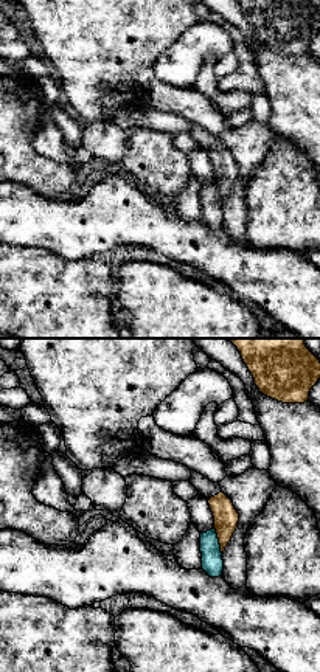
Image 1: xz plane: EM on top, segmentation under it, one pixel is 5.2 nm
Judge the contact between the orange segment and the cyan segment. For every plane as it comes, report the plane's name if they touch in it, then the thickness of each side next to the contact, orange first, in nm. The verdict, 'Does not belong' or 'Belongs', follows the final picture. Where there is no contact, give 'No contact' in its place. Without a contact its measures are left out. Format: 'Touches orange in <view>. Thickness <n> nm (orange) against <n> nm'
Touches orange in xz. Thickness 130 nm (orange) against 110 nm

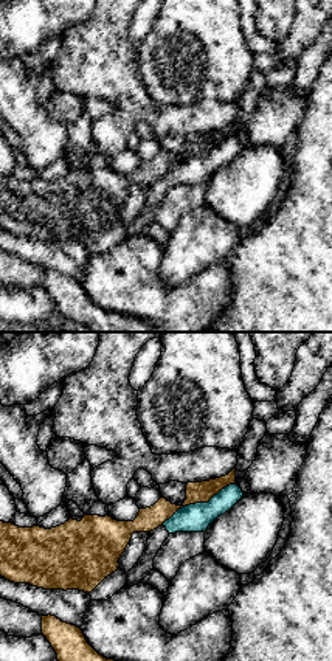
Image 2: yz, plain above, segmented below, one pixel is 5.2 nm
Touches orange in yz. Thickness 120 nm (orange) against 150 nm

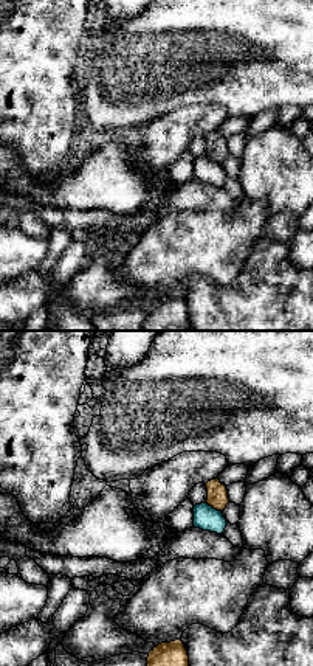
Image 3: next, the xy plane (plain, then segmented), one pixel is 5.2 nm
Touches orange in xy. Thickness 110 nm (orange) against 130 nm

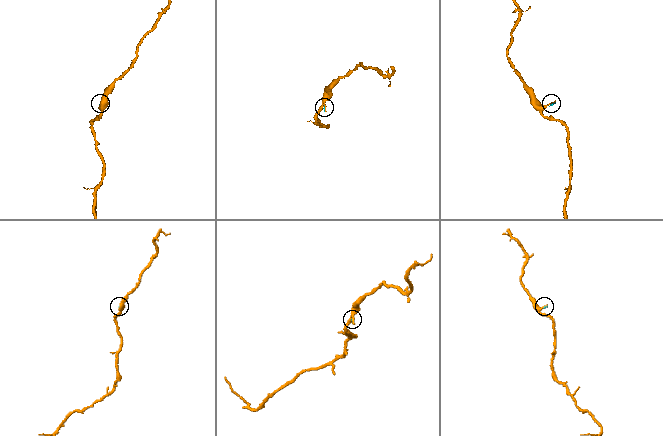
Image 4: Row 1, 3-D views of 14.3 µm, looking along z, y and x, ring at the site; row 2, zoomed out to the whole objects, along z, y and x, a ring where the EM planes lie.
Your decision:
Does not belong

